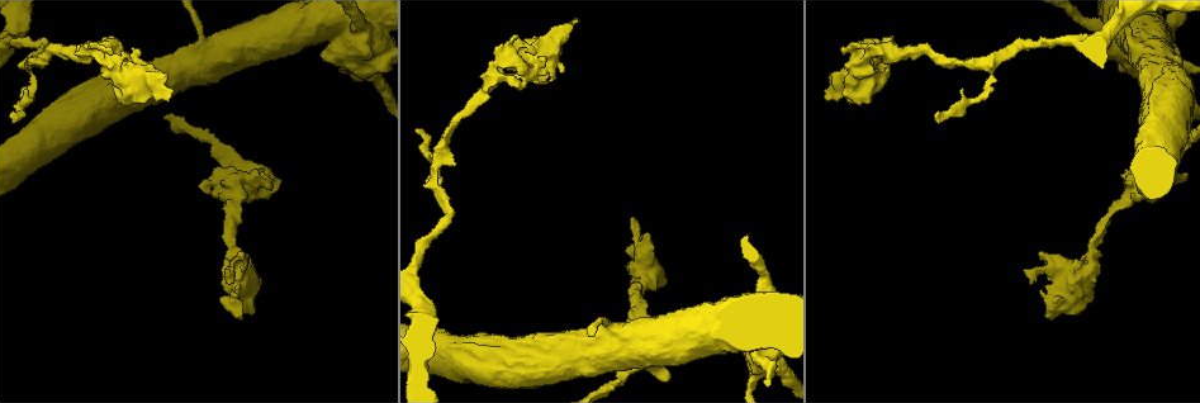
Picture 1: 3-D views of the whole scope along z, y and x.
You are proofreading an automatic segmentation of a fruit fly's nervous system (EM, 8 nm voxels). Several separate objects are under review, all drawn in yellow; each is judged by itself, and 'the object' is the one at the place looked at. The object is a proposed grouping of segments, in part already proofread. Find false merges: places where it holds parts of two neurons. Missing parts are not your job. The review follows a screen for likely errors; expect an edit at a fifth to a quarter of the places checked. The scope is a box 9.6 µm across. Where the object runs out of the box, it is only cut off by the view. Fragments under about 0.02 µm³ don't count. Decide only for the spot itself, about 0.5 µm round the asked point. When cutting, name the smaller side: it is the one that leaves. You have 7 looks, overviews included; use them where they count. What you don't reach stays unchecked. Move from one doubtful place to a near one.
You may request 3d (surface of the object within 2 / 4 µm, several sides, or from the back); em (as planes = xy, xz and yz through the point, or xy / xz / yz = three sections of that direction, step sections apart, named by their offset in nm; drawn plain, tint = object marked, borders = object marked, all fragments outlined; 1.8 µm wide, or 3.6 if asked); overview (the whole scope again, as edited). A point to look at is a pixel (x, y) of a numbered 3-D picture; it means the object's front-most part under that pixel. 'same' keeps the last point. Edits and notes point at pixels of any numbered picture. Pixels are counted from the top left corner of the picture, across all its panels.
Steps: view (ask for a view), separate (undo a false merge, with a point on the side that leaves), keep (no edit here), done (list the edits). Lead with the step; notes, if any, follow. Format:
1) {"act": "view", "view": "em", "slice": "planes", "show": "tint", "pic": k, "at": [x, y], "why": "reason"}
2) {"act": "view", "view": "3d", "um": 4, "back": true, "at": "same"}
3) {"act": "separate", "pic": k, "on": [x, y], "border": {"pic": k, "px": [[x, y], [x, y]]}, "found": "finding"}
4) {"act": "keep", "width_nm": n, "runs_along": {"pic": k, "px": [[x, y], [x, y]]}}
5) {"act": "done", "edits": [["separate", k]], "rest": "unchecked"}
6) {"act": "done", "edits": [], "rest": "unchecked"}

{"act": "view", "view": "em", "slice": "planes", "show": "tint", "pic": 1, "at": [86, 48]}

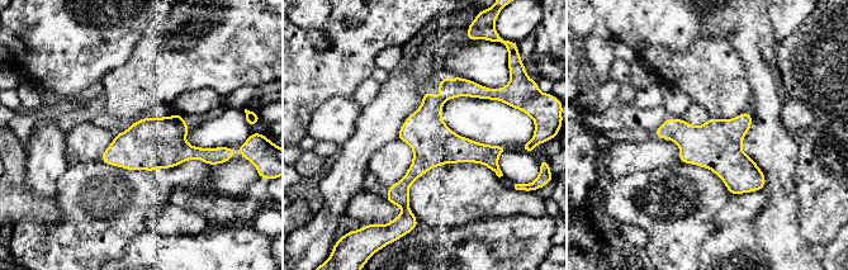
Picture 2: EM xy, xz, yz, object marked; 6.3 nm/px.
{"act": "keep", "width_nm": 280, "found": "continuous, no second neuron"}

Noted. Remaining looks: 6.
{"act": "view", "view": "em", "um": 3.6, "slice": "yz", "step": 16, "show": "tint", "pic": 1, "at": [756, 368]}

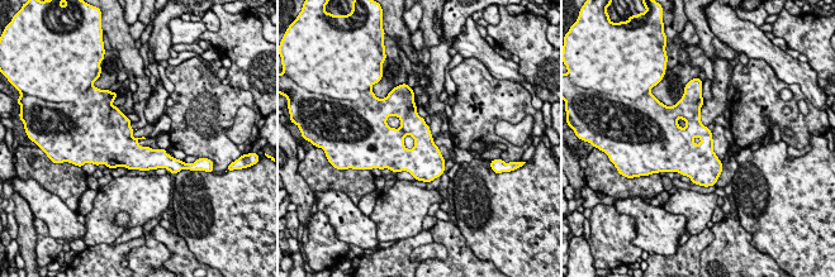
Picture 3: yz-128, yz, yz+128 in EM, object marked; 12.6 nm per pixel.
{"act": "keep", "width_nm": 240, "found": "all the same neuron"}

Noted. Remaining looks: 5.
{"act": "view", "view": "3d", "um": 4, "pic": 1, "at": [237, 186], "why": "sharp bend"}

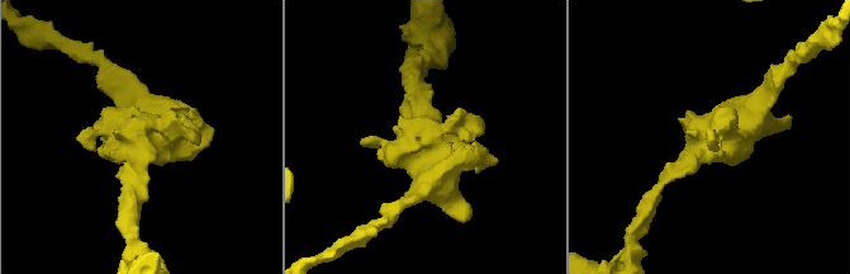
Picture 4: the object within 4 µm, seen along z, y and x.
{"act": "view", "view": "em", "slice": "xy", "step": 16, "show": "tint", "pic": 4, "at": [144, 139], "why": "need the tissue"}

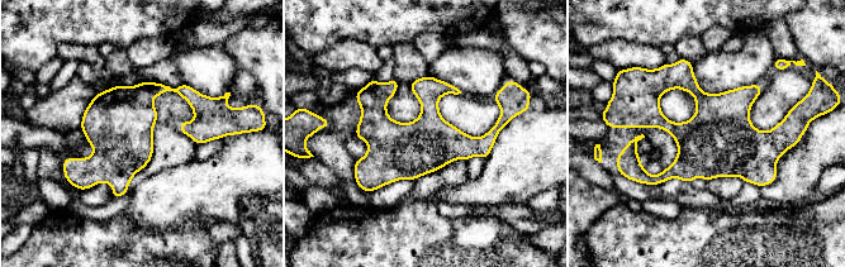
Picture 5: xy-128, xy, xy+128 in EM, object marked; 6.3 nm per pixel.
{"act": "view", "view": "em", "slice": "planes", "show": "tint", "at": "same"}

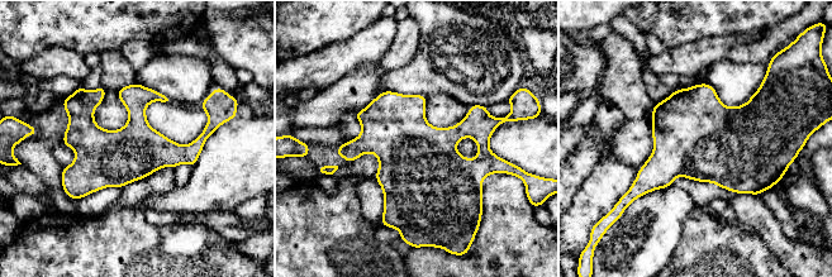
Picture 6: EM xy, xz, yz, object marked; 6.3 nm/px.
{"act": "keep", "runs_along": {"pic": 6, "px": [[208, 128], [188, 153], [65, 173]]}, "found": "continuous, no second neuron"}

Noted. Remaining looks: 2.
{"act": "done", "edits": [], "rest": "unchecked"}

